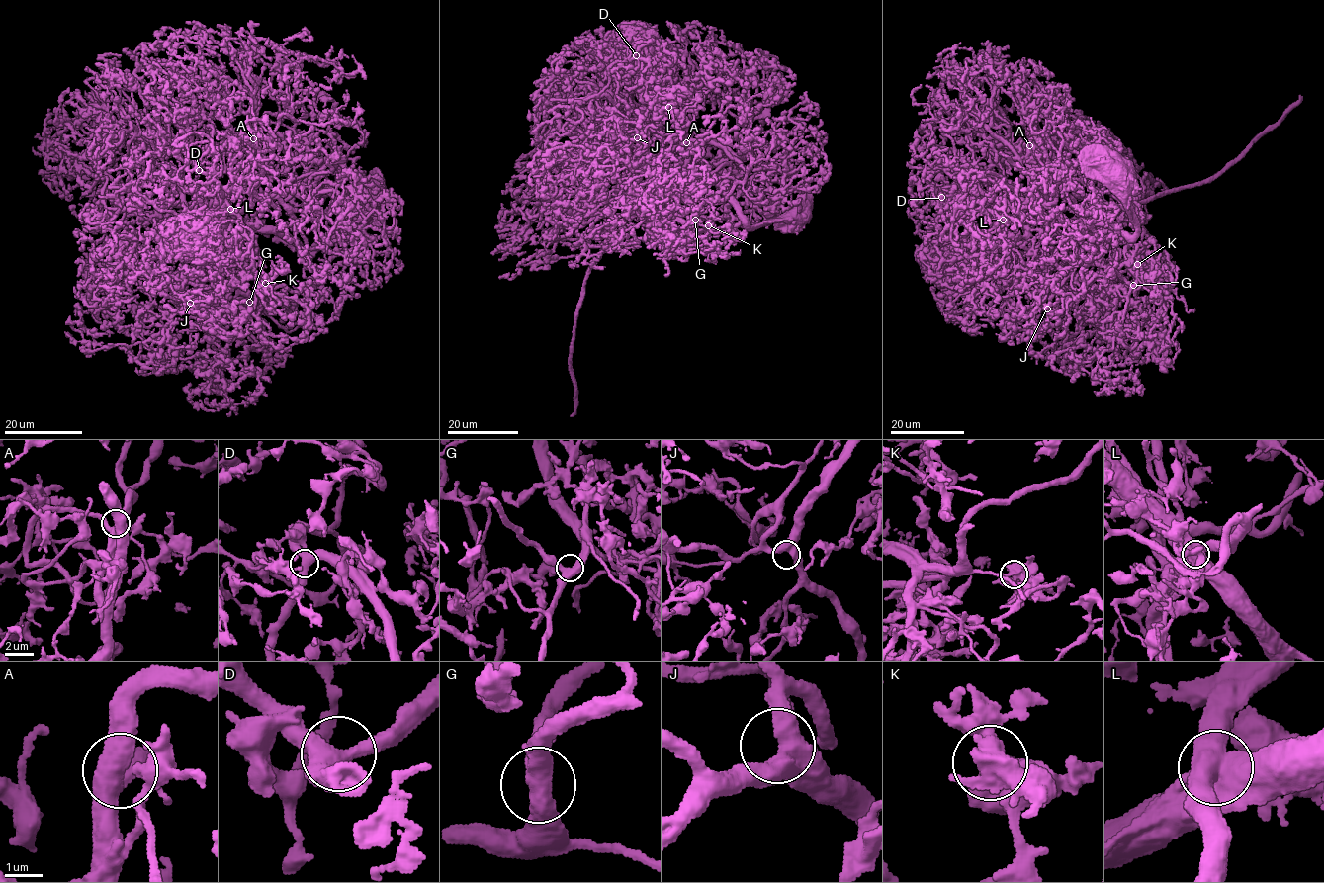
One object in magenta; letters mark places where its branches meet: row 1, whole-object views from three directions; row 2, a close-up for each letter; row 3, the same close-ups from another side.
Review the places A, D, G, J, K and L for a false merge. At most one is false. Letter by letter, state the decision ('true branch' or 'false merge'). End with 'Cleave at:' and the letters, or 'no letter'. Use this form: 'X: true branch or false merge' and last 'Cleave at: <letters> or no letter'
A: true branch
D: true branch
G: true branch
J: true branch
K: true branch
L: false merge
Cleave at: L

